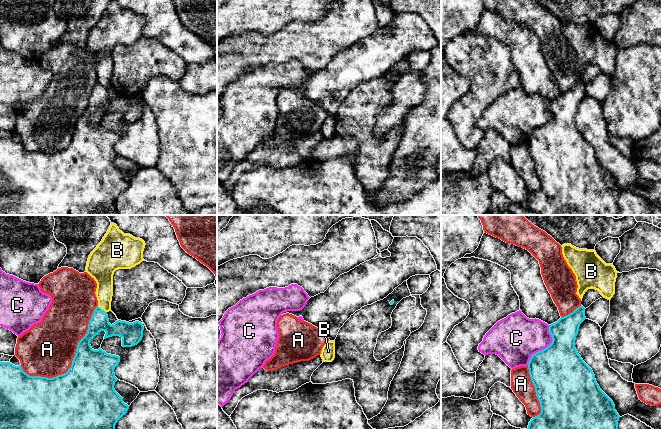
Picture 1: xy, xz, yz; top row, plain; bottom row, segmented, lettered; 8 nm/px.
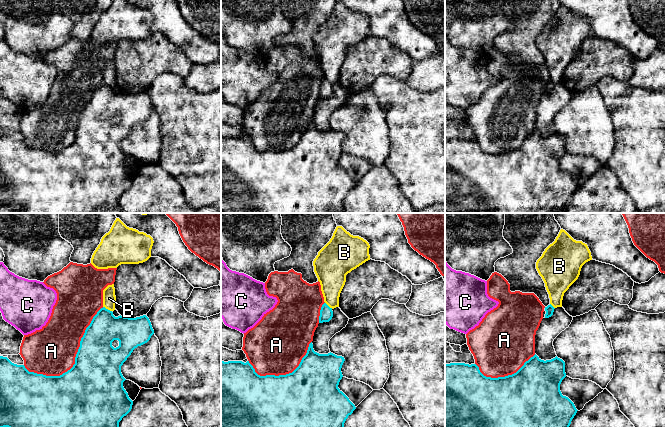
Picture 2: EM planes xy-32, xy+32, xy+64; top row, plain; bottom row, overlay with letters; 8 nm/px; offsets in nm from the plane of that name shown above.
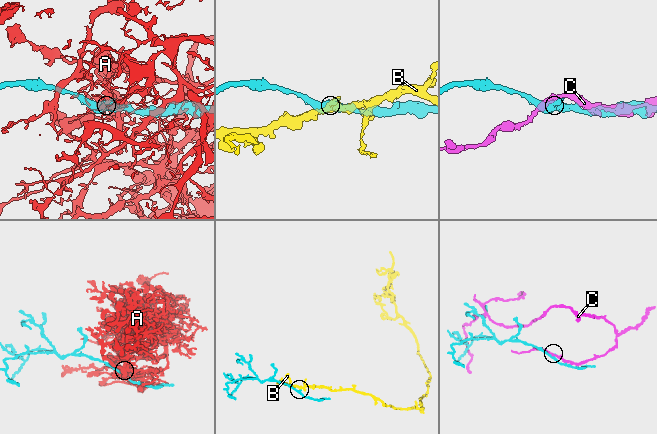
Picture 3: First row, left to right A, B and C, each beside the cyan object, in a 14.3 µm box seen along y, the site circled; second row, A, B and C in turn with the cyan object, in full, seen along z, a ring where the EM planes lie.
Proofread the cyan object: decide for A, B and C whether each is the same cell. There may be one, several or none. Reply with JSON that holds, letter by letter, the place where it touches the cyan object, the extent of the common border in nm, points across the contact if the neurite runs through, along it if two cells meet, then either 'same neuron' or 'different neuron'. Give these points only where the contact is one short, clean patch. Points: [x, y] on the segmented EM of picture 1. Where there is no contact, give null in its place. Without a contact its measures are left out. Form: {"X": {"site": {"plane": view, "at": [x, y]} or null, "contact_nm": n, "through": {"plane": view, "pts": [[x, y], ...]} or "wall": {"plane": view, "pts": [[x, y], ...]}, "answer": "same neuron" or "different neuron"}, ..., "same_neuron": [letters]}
{"A": {"site": {"plane": "xy", "at": [72, 360]}, "contact_nm": 800, "answer": "different neuron"}, "B": {"site": {"plane": "xy", "at": [101, 309]}, "contact_nm": 90, "wall": {"plane": "xy", "pts": [[97, 306], [106, 312]]}, "answer": "different neuron"}, "C": {"site": {"plane": "yz", "at": [546, 347]}, "contact_nm": 380, "answer": "different neuron"}, "same_neuron": []}

